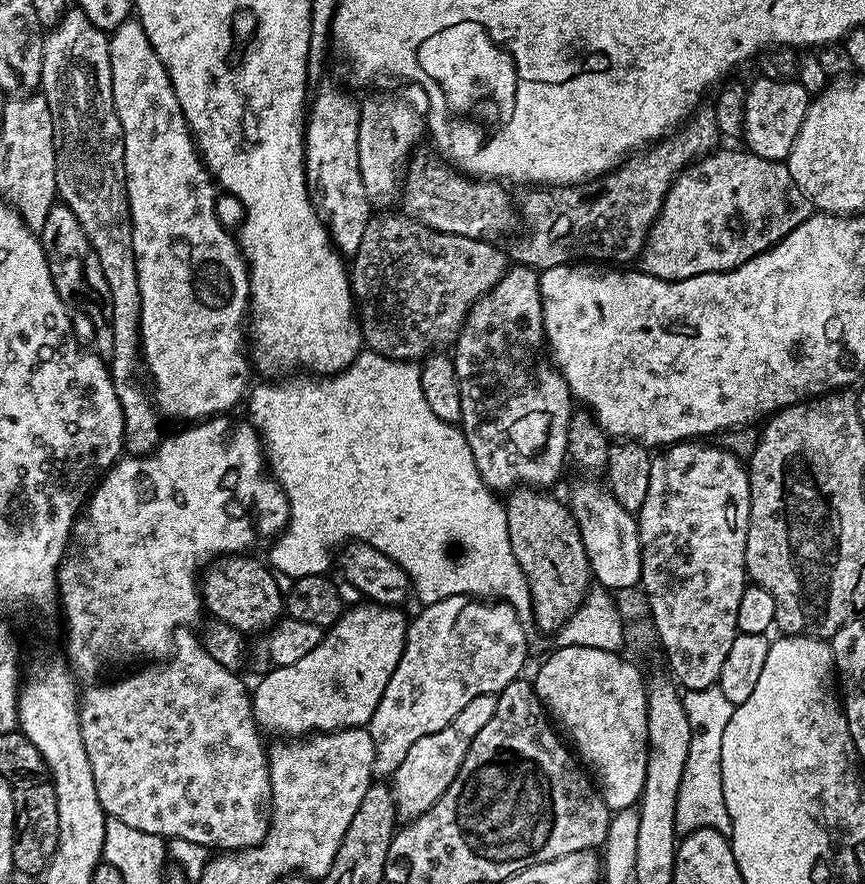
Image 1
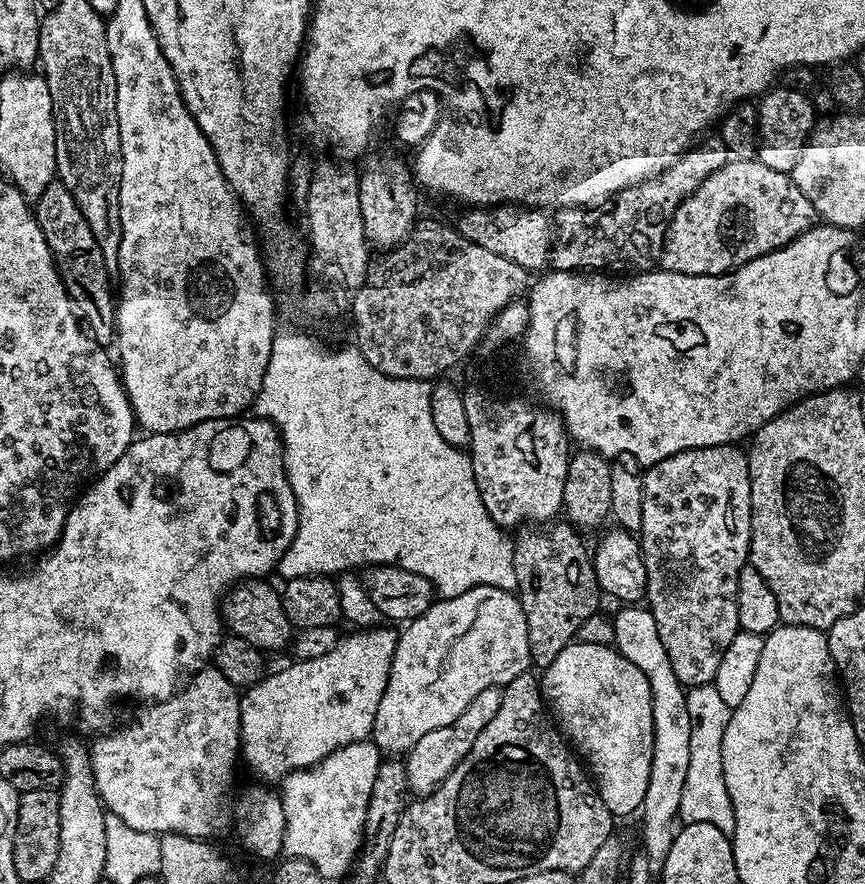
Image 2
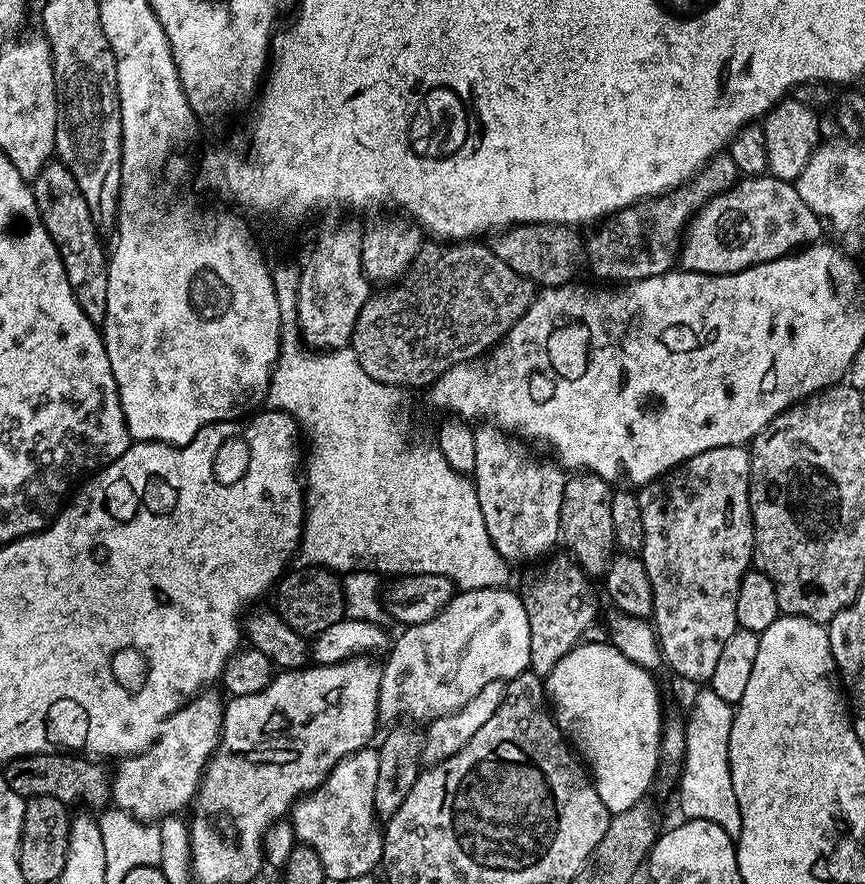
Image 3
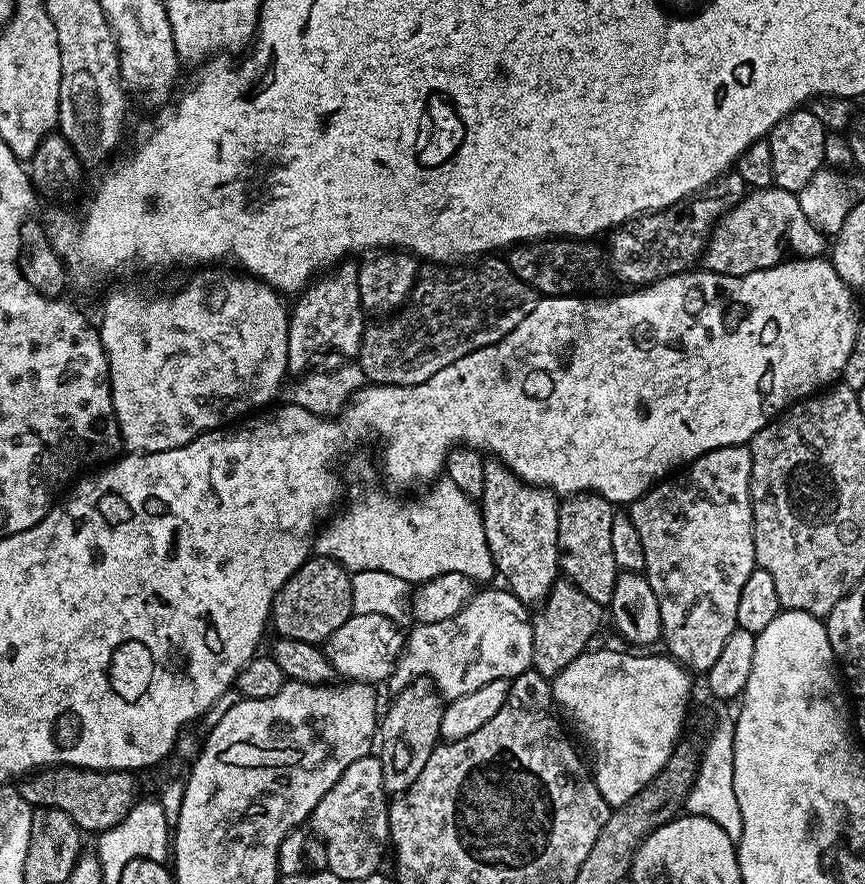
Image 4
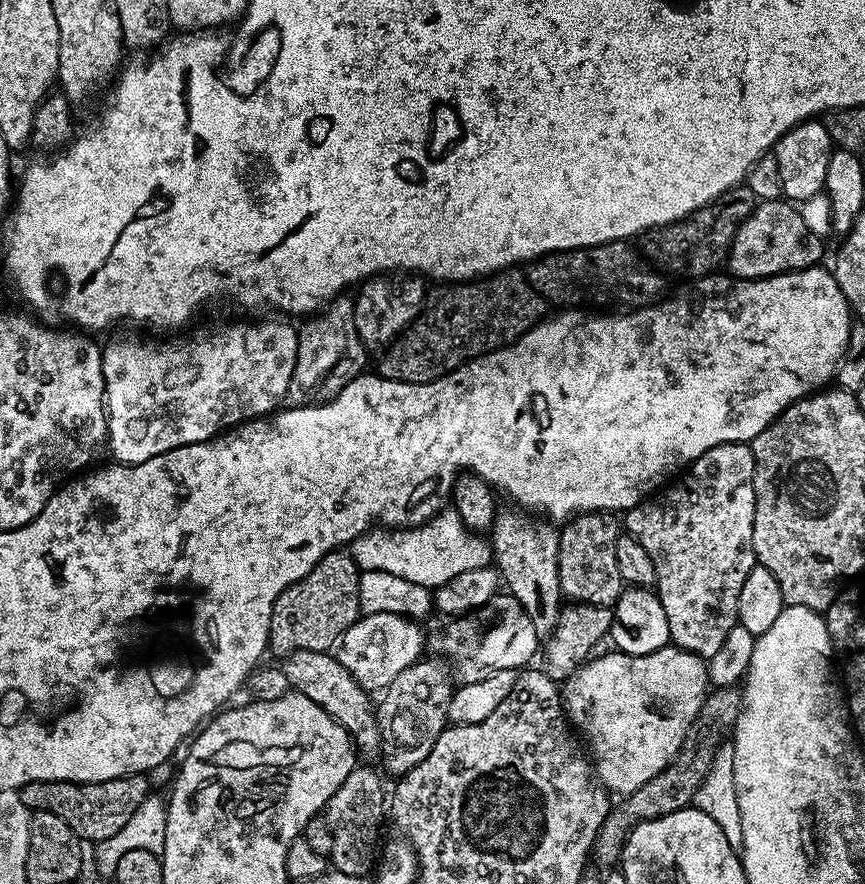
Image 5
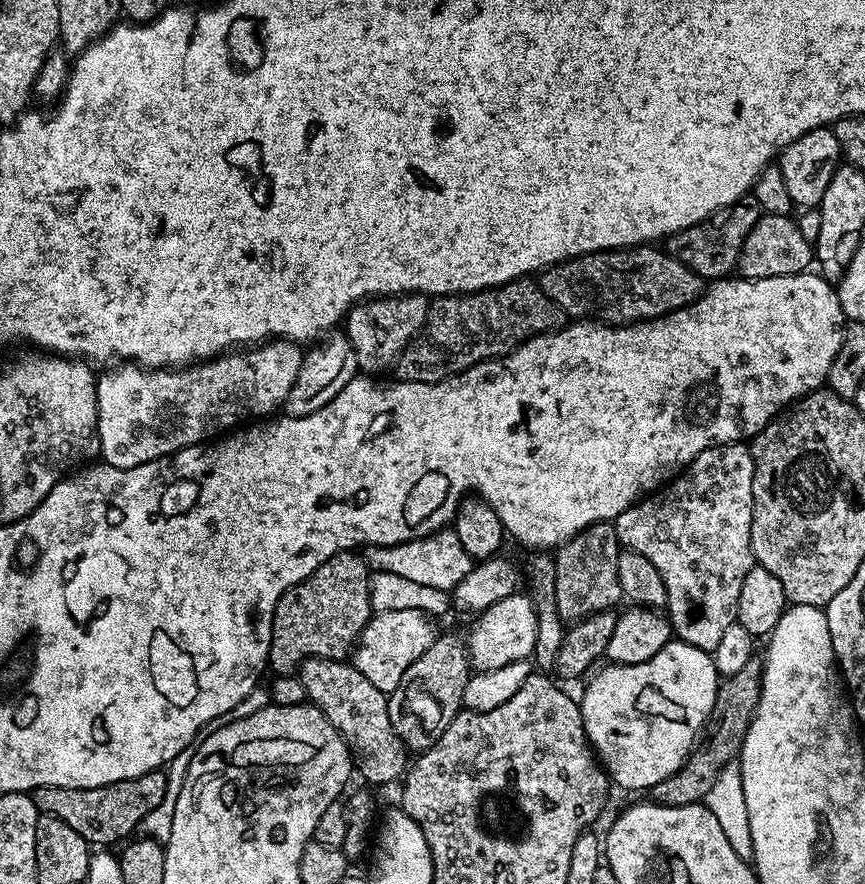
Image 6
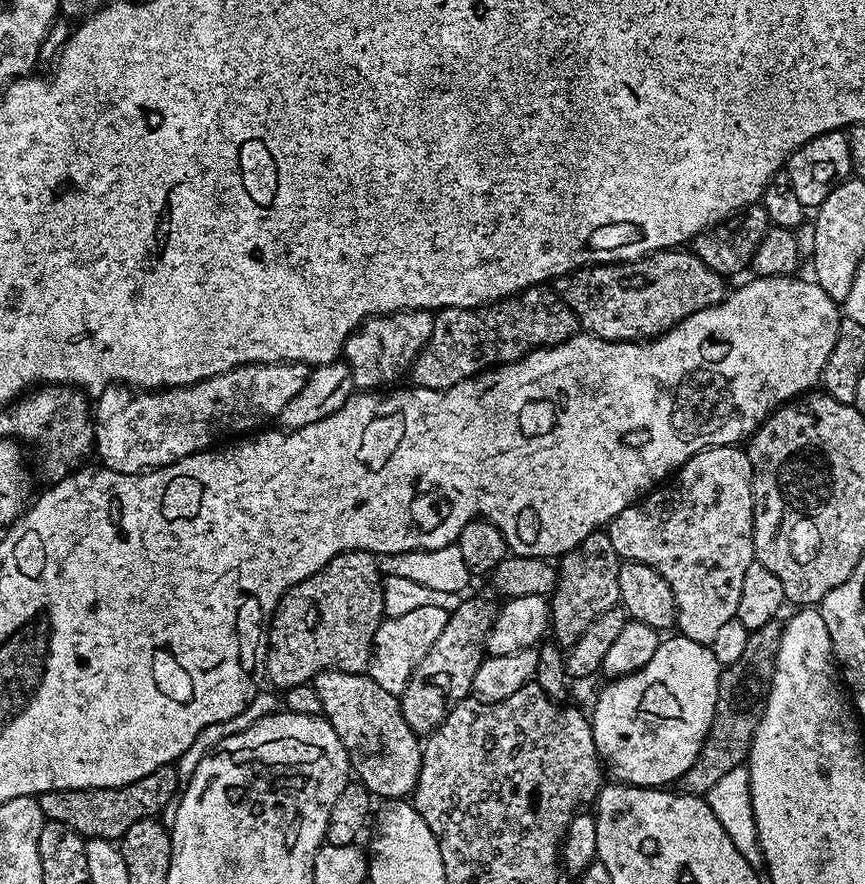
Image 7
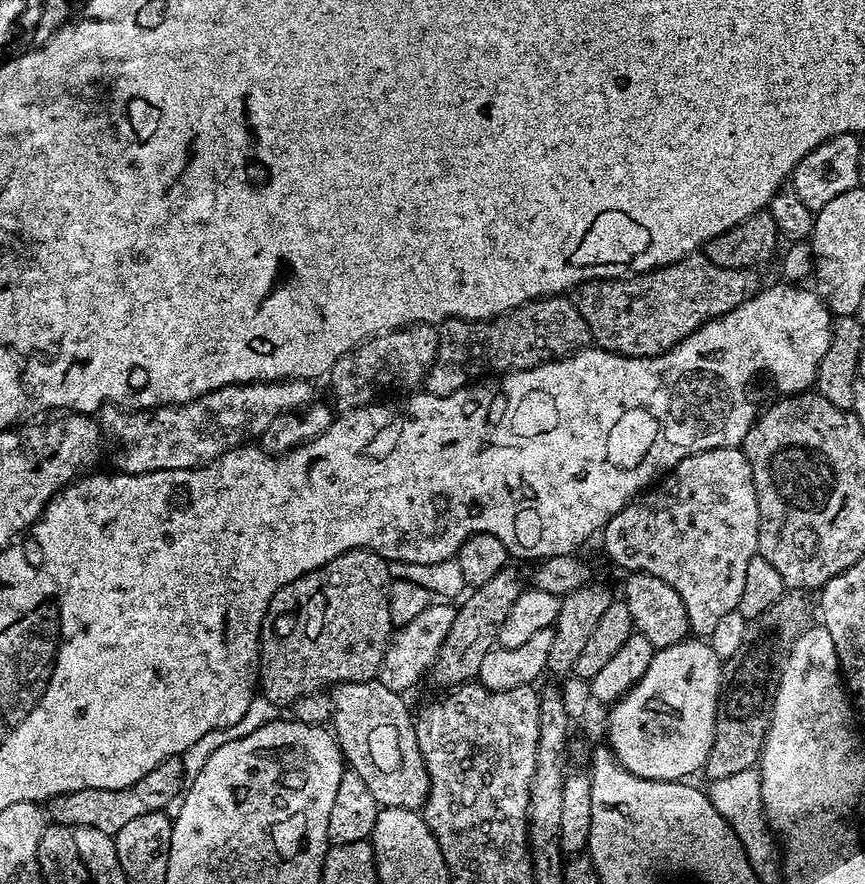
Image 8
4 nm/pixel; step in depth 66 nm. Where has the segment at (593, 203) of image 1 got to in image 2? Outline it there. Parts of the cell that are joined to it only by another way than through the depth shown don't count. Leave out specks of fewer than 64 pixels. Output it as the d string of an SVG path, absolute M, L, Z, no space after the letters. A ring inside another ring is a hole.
M718 134L702 140L693 143L662 174L613 196L603 210L559 209L558 242L552 245L551 267L558 272L607 270L612 274L635 274L653 271L660 263L668 223L672 221L674 210L678 210L682 201L698 190L703 180L729 162L728 148Z

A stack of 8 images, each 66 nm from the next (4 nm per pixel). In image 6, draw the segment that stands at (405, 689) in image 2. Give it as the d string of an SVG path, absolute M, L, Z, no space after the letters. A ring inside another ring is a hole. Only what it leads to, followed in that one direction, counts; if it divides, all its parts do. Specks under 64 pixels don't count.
M517 594L494 602L486 611L475 617L472 629L466 635L468 659L473 669L485 672L498 670L510 662L528 660L534 650L534 638L538 638L538 618L528 594Z

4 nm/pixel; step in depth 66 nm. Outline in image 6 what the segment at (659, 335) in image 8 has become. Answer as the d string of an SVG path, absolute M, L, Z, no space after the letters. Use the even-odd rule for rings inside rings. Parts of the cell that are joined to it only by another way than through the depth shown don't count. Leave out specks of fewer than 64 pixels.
M637 246L575 256L544 269L539 273L538 283L542 294L546 294L550 302L557 304L568 318L591 318L613 326L656 320L659 316L669 316L674 310L692 304L706 287L700 275L687 268L682 262L678 262L676 255L667 250L659 252L656 248L659 247Z

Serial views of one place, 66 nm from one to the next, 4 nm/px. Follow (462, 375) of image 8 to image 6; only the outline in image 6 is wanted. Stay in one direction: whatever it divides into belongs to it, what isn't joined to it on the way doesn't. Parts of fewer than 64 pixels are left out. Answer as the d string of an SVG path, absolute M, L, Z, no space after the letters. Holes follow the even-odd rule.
M528 278L512 280L509 284L504 284L500 288L490 288L486 292L466 292L458 296L438 296L431 301L428 309L428 320L424 324L424 331L409 344L408 349L400 356L400 359L396 361L394 372L397 372L397 377L399 377L400 380L436 384L439 380L447 380L450 376L456 376L460 372L465 372L470 366L481 364L483 360L494 360L502 356L507 356L508 353L516 351L516 349L531 336L541 336L544 332L555 332L557 328L565 323L565 320L564 311L554 302L550 302L550 298L546 298L546 294L542 294L539 283L533 282Z

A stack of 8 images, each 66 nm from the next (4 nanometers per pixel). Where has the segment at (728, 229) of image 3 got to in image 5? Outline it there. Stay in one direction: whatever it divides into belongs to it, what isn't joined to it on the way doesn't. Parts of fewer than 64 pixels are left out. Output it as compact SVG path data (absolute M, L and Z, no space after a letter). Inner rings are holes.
M787 199L766 200L757 203L756 209L742 222L738 234L734 238L732 248L728 251L726 268L738 280L761 280L767 276L777 276L783 272L796 272L799 268L815 268L824 256L825 241L818 234L814 234L802 222L799 207L793 206Z

